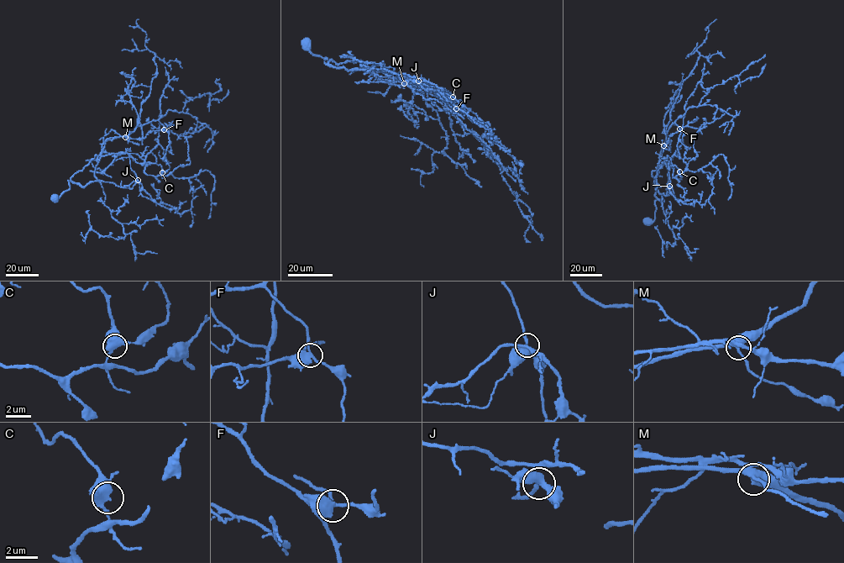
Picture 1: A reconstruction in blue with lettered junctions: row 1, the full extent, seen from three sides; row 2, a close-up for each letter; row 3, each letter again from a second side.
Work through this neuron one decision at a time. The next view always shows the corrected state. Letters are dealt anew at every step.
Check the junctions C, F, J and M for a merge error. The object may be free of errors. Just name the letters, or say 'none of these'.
none of these

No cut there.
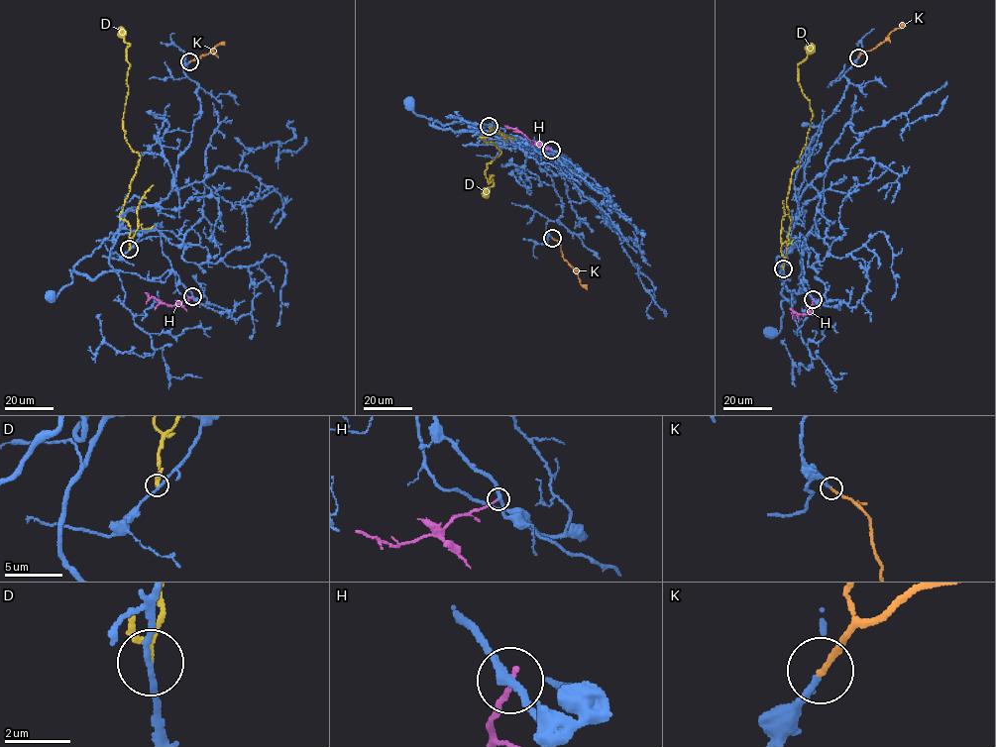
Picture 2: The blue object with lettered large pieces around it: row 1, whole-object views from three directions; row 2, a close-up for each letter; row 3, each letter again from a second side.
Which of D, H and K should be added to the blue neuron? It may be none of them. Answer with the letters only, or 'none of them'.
K

